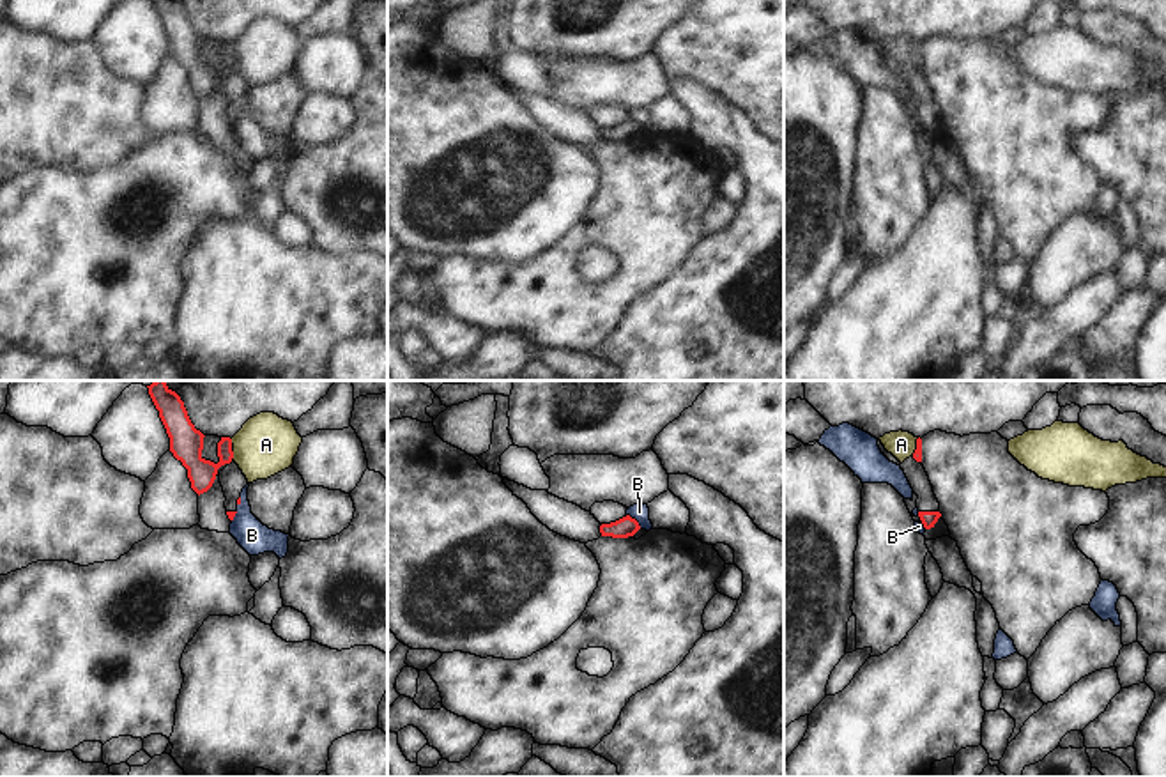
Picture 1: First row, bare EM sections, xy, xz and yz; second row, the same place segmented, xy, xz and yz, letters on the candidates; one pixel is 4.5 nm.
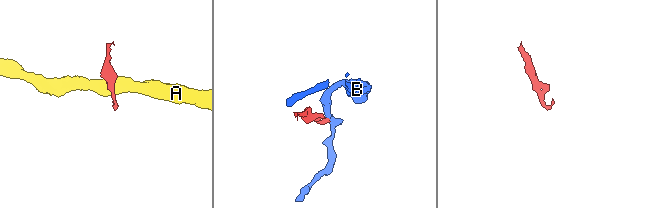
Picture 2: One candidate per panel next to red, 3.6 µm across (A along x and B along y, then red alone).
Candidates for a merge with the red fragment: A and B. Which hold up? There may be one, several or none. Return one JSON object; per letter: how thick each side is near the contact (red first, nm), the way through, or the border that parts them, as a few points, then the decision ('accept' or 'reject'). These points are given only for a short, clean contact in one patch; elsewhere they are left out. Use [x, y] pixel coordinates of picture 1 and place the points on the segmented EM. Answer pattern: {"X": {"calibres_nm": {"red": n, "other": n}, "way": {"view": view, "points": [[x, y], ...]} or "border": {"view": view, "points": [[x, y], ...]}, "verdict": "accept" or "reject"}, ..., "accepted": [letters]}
{"A": {"calibres_nm": {"red": 160, "other": 280}, "border": {"view": "xy", "points": [[232, 452], [234, 457]]}, "verdict": "reject"}, "B": {"calibres_nm": {"red": 90, "other": 80}, "border": {"view": "xz", "points": [[627, 514], [641, 528]]}, "verdict": "reject"}, "accepted": []}

